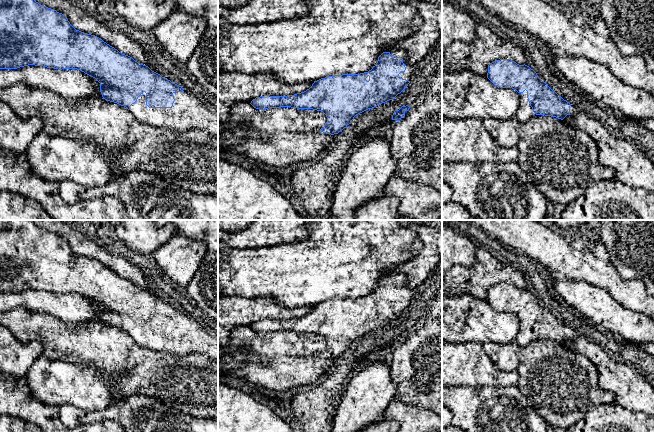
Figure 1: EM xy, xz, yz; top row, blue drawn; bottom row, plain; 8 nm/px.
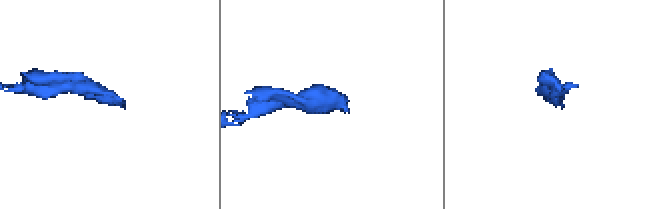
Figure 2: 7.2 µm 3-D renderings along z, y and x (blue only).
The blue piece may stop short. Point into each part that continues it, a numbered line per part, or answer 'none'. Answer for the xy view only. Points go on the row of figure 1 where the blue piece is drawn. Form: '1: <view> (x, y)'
1: xy (188, 112)

